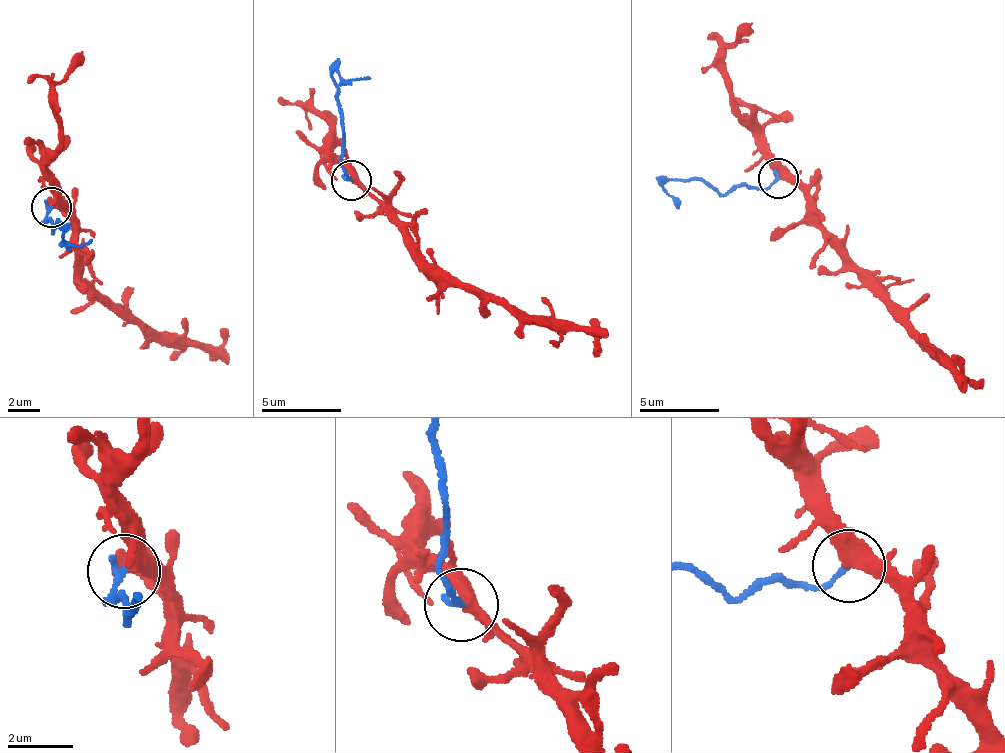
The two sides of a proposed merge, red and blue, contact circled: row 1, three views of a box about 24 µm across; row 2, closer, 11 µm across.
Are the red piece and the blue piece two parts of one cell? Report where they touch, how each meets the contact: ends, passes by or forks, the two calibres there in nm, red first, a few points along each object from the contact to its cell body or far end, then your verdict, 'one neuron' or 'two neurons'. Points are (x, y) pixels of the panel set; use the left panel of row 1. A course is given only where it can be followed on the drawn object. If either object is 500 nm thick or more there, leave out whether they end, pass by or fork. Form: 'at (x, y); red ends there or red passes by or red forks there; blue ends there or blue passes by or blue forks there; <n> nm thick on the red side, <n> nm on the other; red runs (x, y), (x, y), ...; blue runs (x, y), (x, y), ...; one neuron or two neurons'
at (51, 207); red passes by; blue ends there; 400 nm thick on the red side, 220 nm on the other; red runs (52, 206), (72, 221), (74, 268), (97, 293), (156, 331), (187, 334), (215, 346), (223, 342), (221, 328); blue runs (52, 206), (42, 222), (51, 222), (55, 232), (56, 219), (66, 242), (85, 246), (93, 237); two neurons

